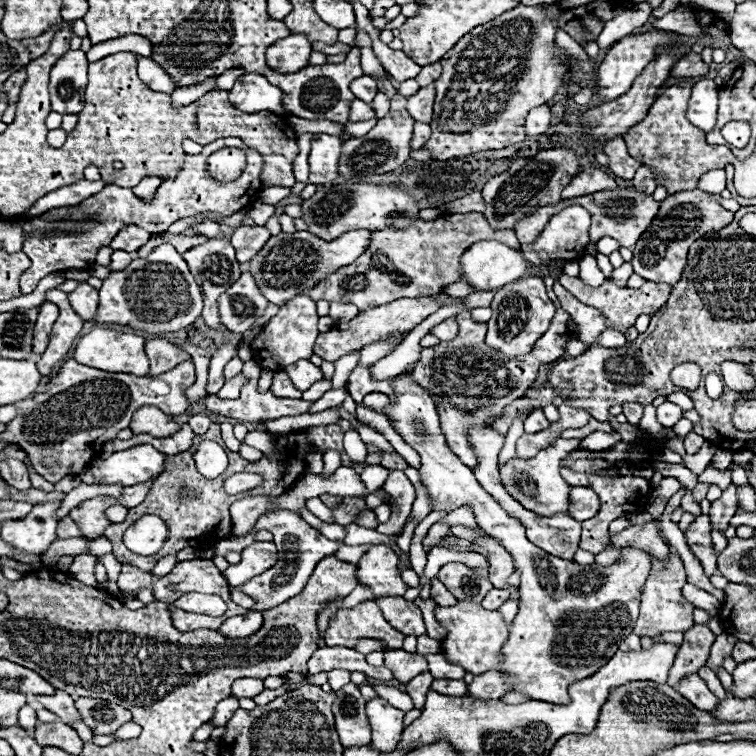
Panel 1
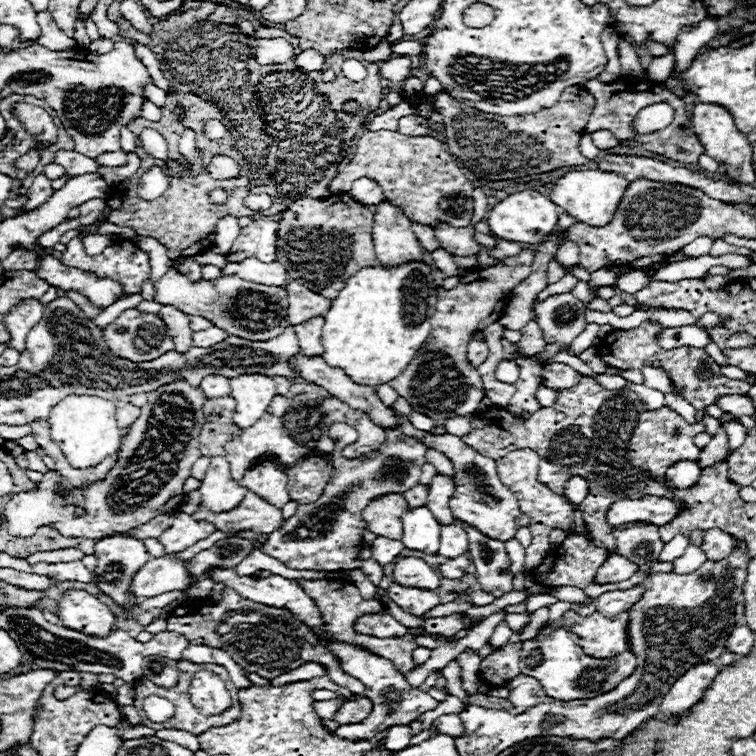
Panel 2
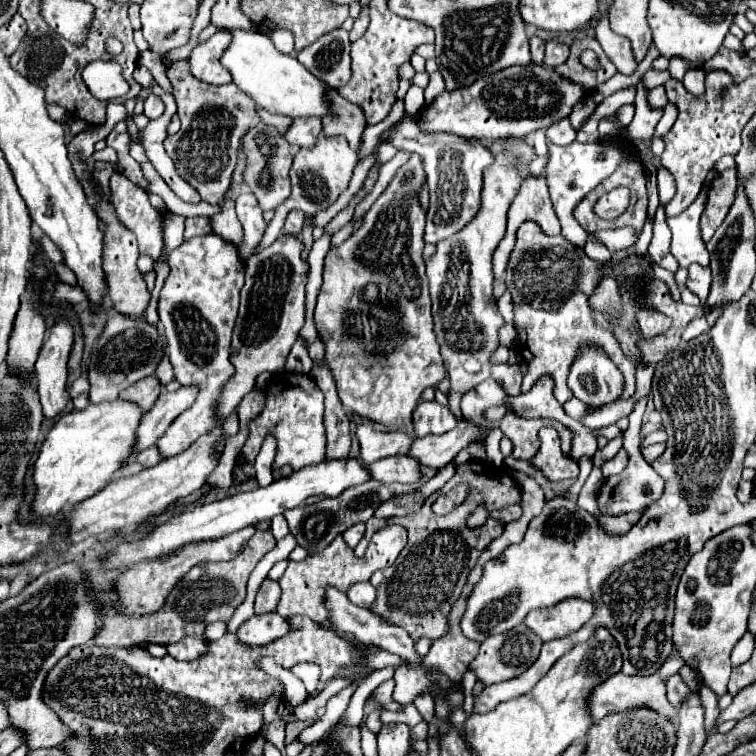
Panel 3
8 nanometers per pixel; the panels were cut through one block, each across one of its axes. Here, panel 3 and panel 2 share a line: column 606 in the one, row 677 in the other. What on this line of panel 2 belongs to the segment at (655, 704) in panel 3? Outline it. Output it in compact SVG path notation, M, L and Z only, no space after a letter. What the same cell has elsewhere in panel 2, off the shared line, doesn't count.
M700 662L690 668L690 672L684 672L682 678L678 678L668 694L662 700L660 712L670 716L670 714L680 714L692 708L700 698L706 686L716 678L720 668L714 662Z

